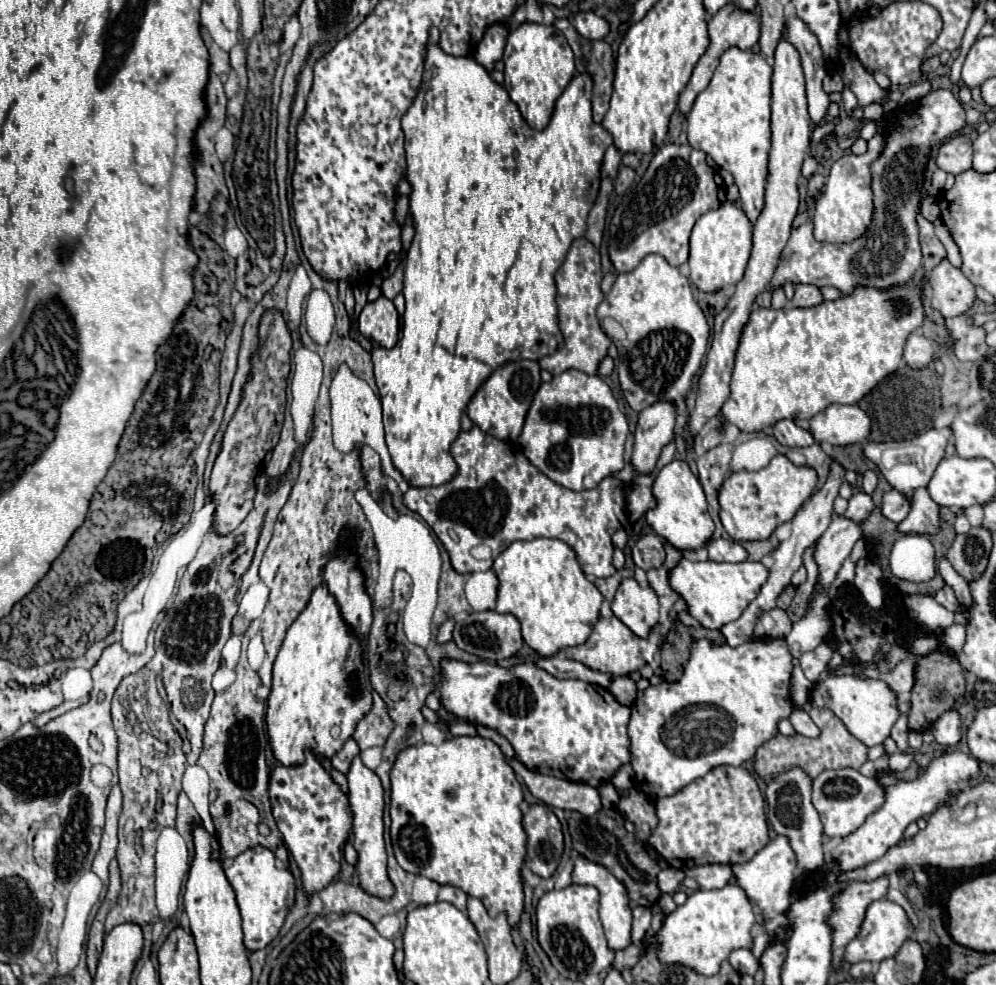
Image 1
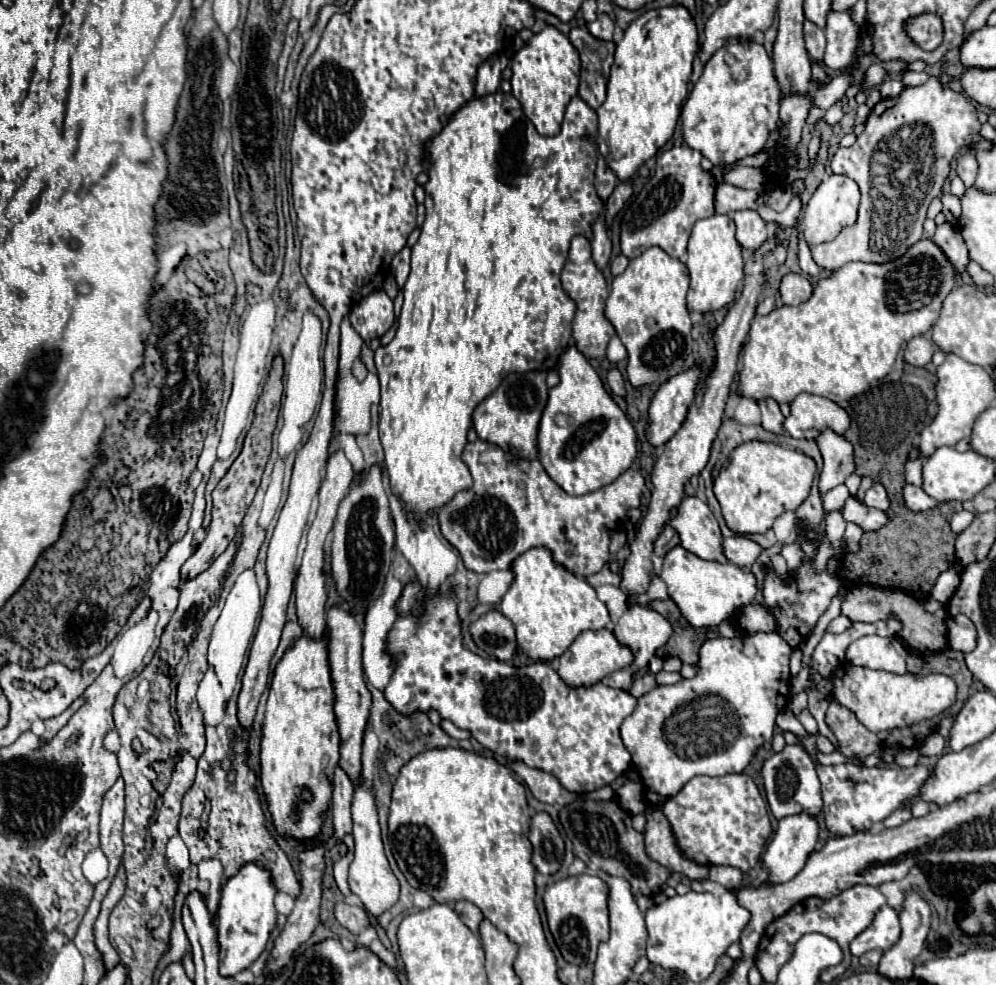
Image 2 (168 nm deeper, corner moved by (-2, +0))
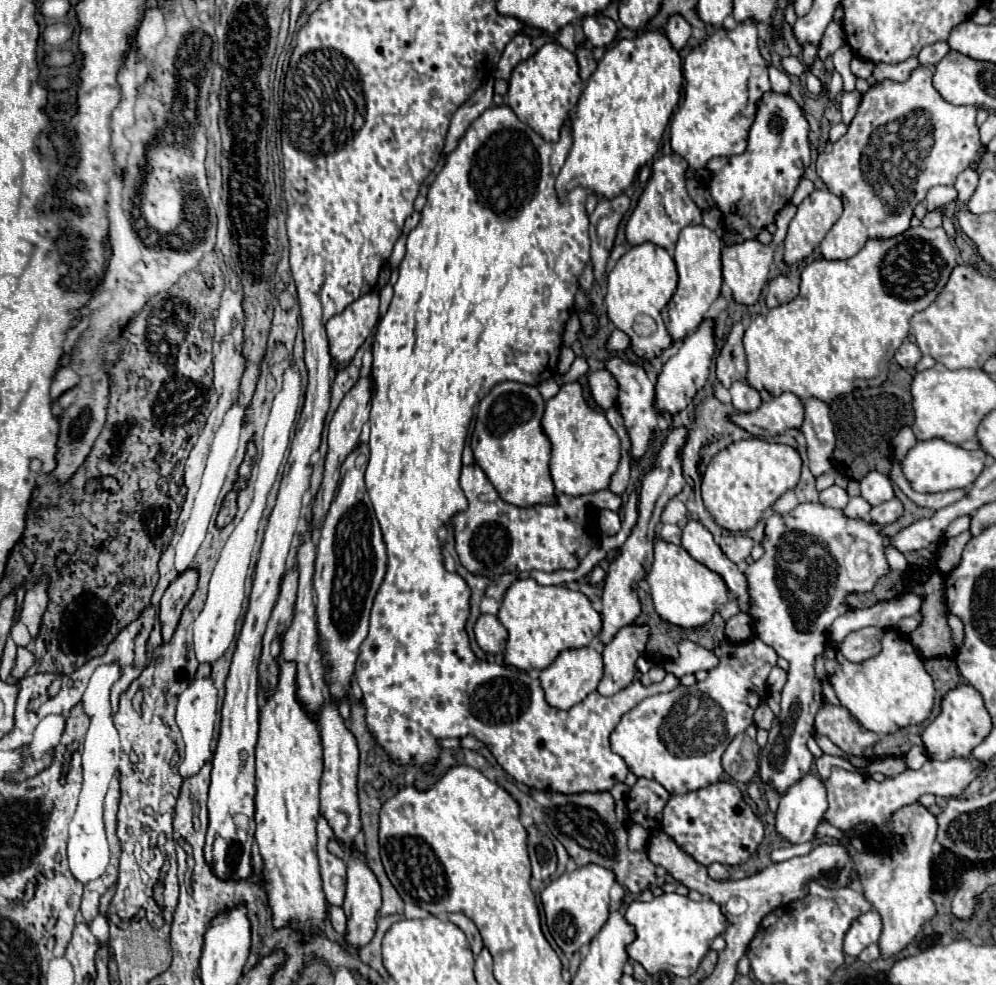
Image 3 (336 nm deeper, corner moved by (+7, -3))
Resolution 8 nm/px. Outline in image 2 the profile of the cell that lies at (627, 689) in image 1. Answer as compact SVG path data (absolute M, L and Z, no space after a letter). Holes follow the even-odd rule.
M648 672L648 674L638 676L638 678L634 680L634 684L632 684L632 688L630 688L630 694L636 696L636 698L640 698L640 696L644 696L646 692L654 690L656 686L658 686L658 684L656 684L656 676L654 676L652 672Z

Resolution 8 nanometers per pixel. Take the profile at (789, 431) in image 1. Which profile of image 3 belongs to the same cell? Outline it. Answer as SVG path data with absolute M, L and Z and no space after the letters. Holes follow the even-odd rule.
M737 381L731 385L729 389L731 397L733 397L733 405L737 411L741 413L749 413L749 411L757 411L757 407L761 407L761 397L759 393L747 385L747 381Z

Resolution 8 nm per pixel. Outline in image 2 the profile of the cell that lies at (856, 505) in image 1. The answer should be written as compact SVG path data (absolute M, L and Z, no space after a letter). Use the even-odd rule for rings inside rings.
M876 482L872 488L866 490L864 504L870 506L870 508L882 508L882 510L888 510L888 506L890 506L890 498L888 498L886 488L884 488L880 482Z

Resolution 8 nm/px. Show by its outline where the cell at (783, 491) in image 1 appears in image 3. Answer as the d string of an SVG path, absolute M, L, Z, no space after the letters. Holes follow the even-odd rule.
M751 437L745 441L731 443L711 459L703 475L701 495L713 519L723 529L739 533L753 529L761 521L763 513L781 495L795 489L799 483L799 475L801 475L801 457L793 447Z

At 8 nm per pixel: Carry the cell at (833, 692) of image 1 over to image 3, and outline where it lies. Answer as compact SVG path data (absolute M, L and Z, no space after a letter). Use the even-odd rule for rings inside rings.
M885 631L883 651L863 663L849 663L835 645L827 647L823 655L829 683L833 685L841 705L847 707L869 731L887 735L901 727L923 723L931 715L935 705L933 679L923 669L923 661L917 651L913 651L909 639L901 637L899 631Z

